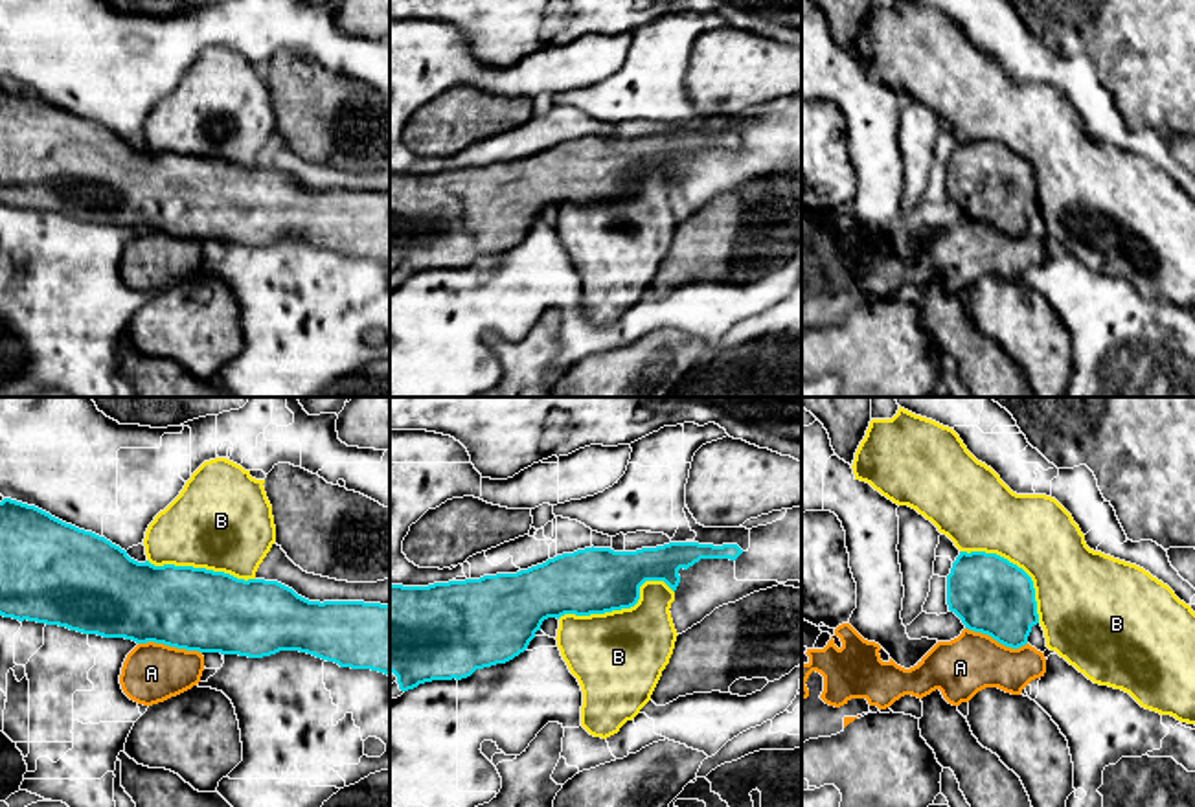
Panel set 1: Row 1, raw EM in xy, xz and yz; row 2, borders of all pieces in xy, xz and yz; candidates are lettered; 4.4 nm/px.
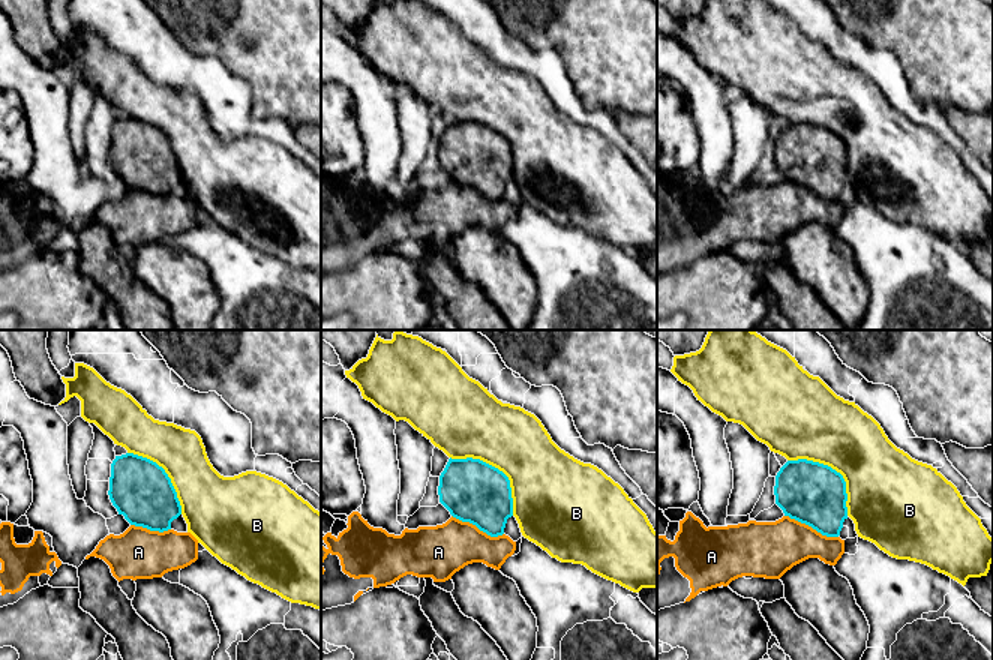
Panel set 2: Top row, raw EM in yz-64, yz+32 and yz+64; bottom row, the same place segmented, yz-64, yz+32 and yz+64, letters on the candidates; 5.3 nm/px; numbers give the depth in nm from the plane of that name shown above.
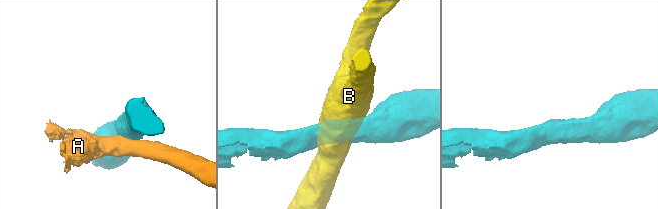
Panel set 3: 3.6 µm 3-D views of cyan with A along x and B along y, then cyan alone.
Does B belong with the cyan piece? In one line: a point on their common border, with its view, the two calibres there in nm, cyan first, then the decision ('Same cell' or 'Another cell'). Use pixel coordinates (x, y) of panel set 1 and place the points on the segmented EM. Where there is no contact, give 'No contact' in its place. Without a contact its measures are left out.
Touches cyan at xz (620, 609). Thickness 280 nm (cyan) against 400 nm. Another cell

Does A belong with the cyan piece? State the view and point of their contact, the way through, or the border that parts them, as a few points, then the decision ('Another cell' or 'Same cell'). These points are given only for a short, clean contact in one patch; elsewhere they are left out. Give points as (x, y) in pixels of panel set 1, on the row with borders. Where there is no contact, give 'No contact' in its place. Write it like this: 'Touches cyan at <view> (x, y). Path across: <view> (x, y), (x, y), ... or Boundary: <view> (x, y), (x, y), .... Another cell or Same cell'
Touches cyan at xy (170, 646). Another cell

